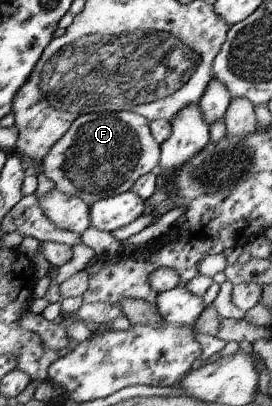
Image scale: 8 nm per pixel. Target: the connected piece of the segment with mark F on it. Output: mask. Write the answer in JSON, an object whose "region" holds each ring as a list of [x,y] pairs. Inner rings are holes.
{"region":[[[135,112],[88,113],[76,117],[70,128],[43,158],[43,174],[65,195],[79,196],[89,206],[97,200],[130,191],[141,176],[157,170],[161,144],[152,136],[149,120]]]}

